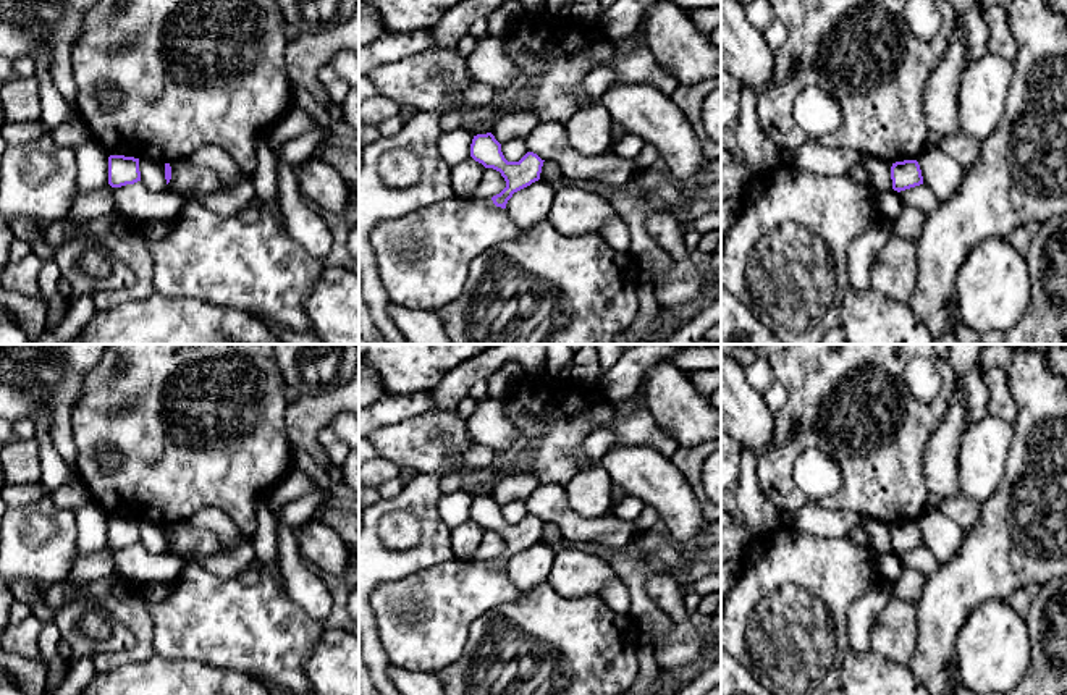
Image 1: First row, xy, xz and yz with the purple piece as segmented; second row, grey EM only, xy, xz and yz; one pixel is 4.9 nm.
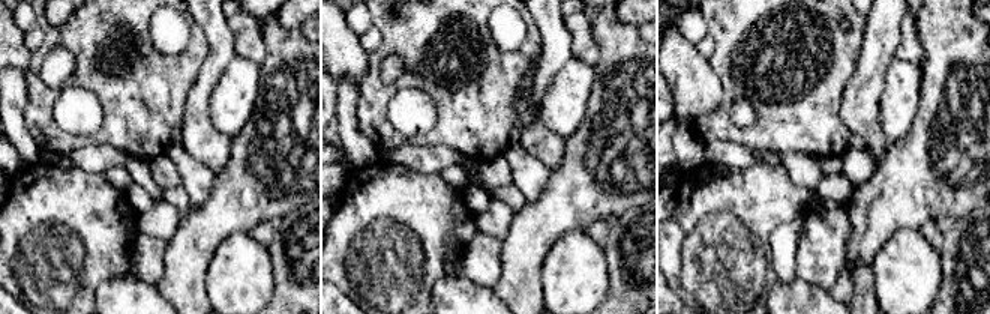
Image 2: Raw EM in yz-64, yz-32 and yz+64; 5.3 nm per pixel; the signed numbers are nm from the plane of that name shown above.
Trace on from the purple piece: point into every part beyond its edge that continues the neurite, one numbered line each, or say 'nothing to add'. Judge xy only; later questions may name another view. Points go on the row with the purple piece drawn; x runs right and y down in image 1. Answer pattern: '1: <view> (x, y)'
nothing to add

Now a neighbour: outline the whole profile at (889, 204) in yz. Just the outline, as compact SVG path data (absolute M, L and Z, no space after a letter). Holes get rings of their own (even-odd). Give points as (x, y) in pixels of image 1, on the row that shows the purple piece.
M894 189L879 192L878 207L879 207L881 220L894 221L902 210L902 202L900 202L899 192Z

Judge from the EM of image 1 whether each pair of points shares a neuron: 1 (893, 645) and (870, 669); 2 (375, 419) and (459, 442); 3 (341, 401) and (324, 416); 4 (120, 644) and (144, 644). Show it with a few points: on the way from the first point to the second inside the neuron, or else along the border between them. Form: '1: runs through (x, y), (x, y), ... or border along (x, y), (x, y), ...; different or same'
1: border along (870, 648), (907, 665); different
2: border along (425, 411), (382, 424), (375, 430); different
3: runs through (337, 403), (328, 411); same
4: border along (110, 616), (131, 632), (134, 647); different

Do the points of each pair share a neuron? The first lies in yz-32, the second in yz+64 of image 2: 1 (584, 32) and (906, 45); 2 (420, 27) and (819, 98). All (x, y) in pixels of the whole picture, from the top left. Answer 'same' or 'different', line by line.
1: same
2: same

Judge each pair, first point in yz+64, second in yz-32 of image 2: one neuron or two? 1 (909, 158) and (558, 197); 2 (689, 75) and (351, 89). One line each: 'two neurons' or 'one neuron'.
1: one neuron
2: two neurons

